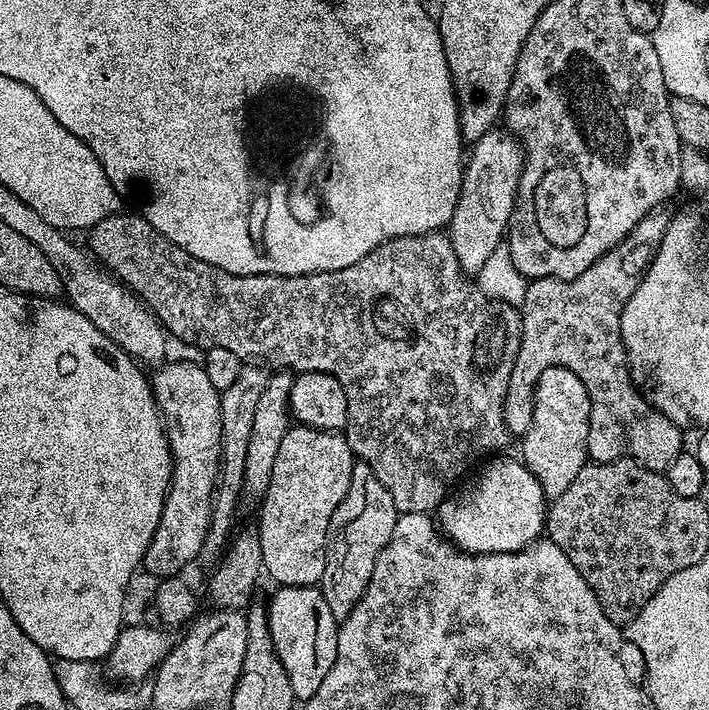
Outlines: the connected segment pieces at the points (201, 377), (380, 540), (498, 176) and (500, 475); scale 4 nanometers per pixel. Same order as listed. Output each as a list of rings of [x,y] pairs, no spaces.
[[[176,360],[173,364],[164,362],[151,373],[150,383],[156,399],[156,406],[164,421],[168,433],[168,449],[172,451],[172,481],[164,499],[162,518],[158,530],[144,555],[143,567],[149,568],[156,578],[167,578],[177,575],[193,559],[199,557],[204,549],[204,539],[210,527],[212,513],[212,492],[216,488],[216,479],[220,473],[220,451],[222,450],[222,410],[220,393],[214,390],[210,378],[206,378],[203,363],[191,364],[188,360]]]
[[[357,459],[350,474],[350,490],[346,490],[346,498],[338,502],[338,510],[330,518],[328,557],[318,585],[336,621],[343,622],[358,606],[370,574],[374,574],[374,562],[378,562],[378,554],[382,554],[394,534],[397,515],[394,498],[382,484],[382,478],[367,462]]]
[[[504,130],[487,132],[471,148],[472,156],[470,152],[464,165],[460,197],[454,206],[452,220],[446,225],[446,235],[454,246],[458,266],[465,274],[480,272],[486,258],[501,247],[508,231],[508,219],[514,210],[520,171],[524,165],[524,149],[519,140]]]
[[[500,454],[481,463],[480,473],[438,509],[439,527],[464,552],[516,552],[532,541],[541,539],[545,531],[546,497],[542,486],[538,486],[538,478],[534,478],[534,474],[530,474],[530,470],[519,459],[511,460],[504,455],[508,454]]]

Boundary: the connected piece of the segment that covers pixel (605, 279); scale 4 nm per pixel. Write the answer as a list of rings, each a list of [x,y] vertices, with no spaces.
[[[657,210],[651,212],[646,218],[642,218],[642,222],[635,228],[628,238],[622,243],[617,244],[604,256],[599,256],[594,262],[594,266],[590,266],[588,270],[582,274],[578,274],[578,278],[573,280],[559,280],[551,276],[550,278],[542,278],[541,280],[531,281],[526,290],[526,298],[523,304],[519,305],[520,313],[520,345],[518,346],[518,354],[514,358],[514,370],[510,370],[510,386],[506,386],[506,402],[502,408],[502,418],[508,427],[508,435],[512,438],[522,438],[526,434],[526,430],[530,430],[530,418],[534,414],[534,390],[538,378],[542,374],[542,370],[546,370],[550,366],[562,366],[574,370],[574,374],[578,374],[578,378],[582,378],[582,382],[588,391],[590,398],[590,434],[588,435],[588,454],[589,457],[597,464],[605,464],[606,462],[614,462],[615,460],[623,460],[625,458],[636,460],[640,464],[645,464],[650,470],[655,472],[667,473],[670,462],[674,462],[674,458],[678,458],[678,454],[685,447],[682,437],[682,430],[674,422],[670,422],[670,418],[666,418],[666,414],[662,414],[651,404],[645,396],[640,392],[635,380],[632,378],[632,370],[628,366],[628,355],[624,349],[622,342],[622,334],[620,333],[620,319],[622,318],[622,310],[626,306],[626,302],[630,302],[630,294],[634,294],[636,287],[642,282],[644,272],[652,265],[652,259],[656,256],[656,247],[662,242],[664,231],[668,225],[669,217],[663,216],[663,211]]]

